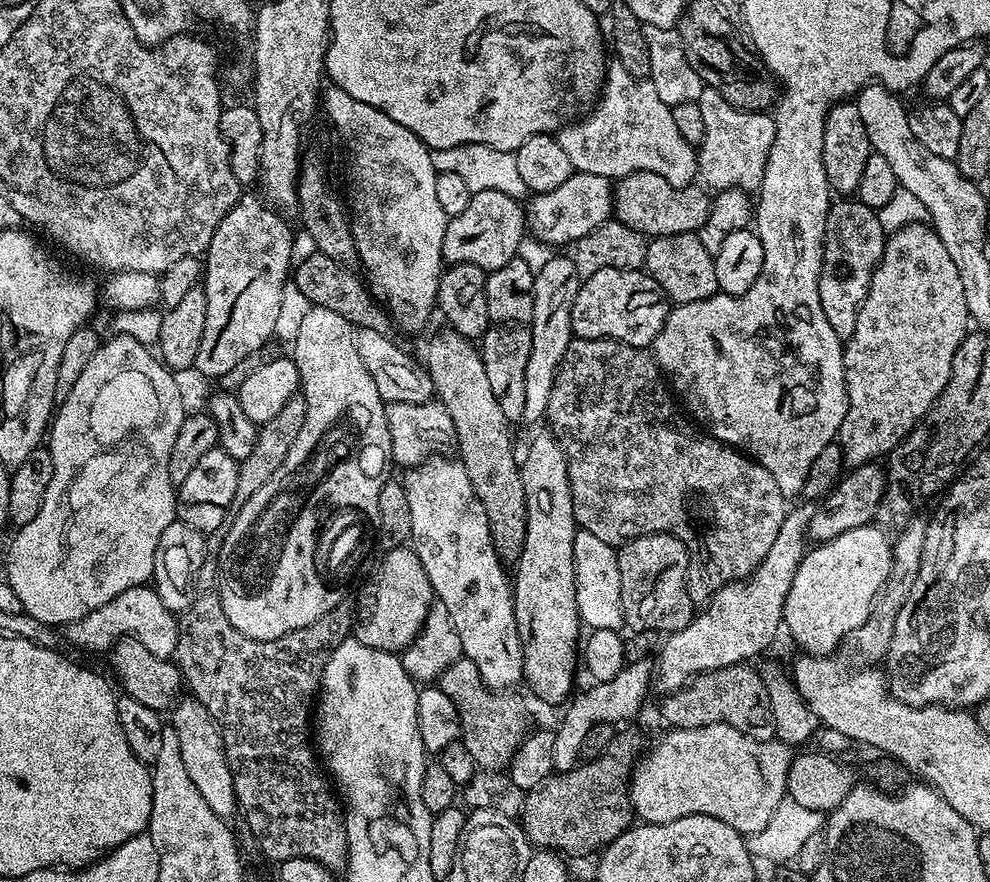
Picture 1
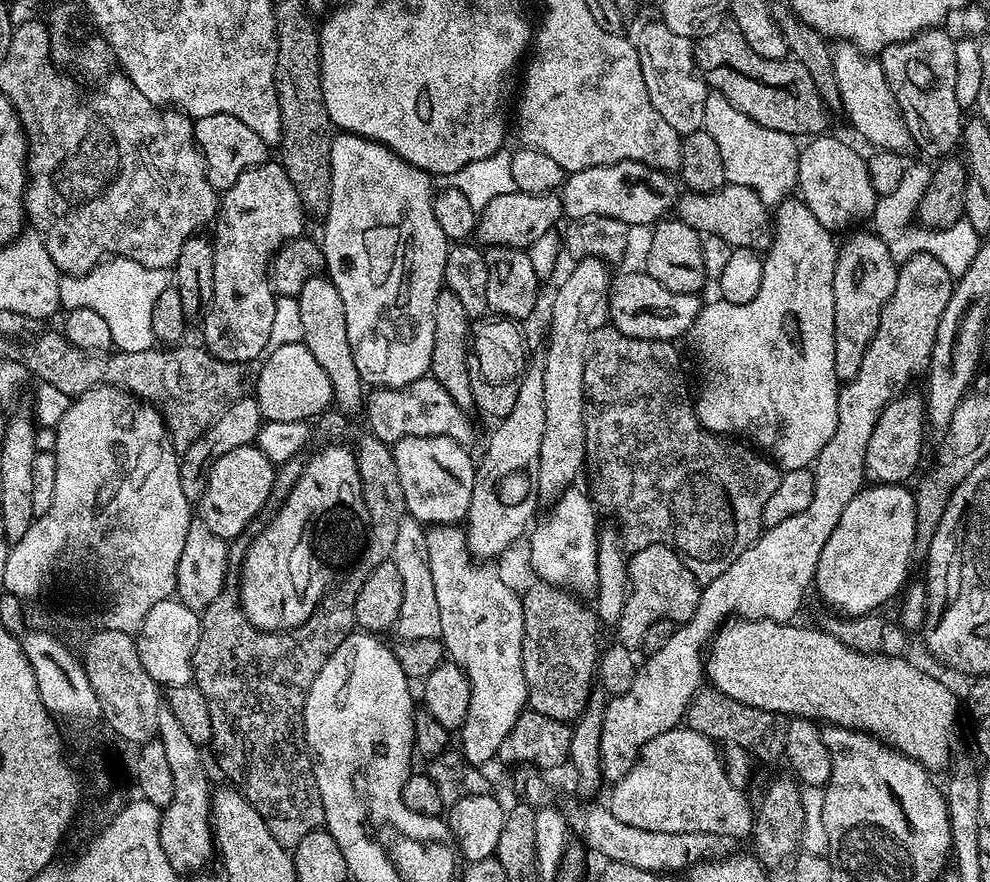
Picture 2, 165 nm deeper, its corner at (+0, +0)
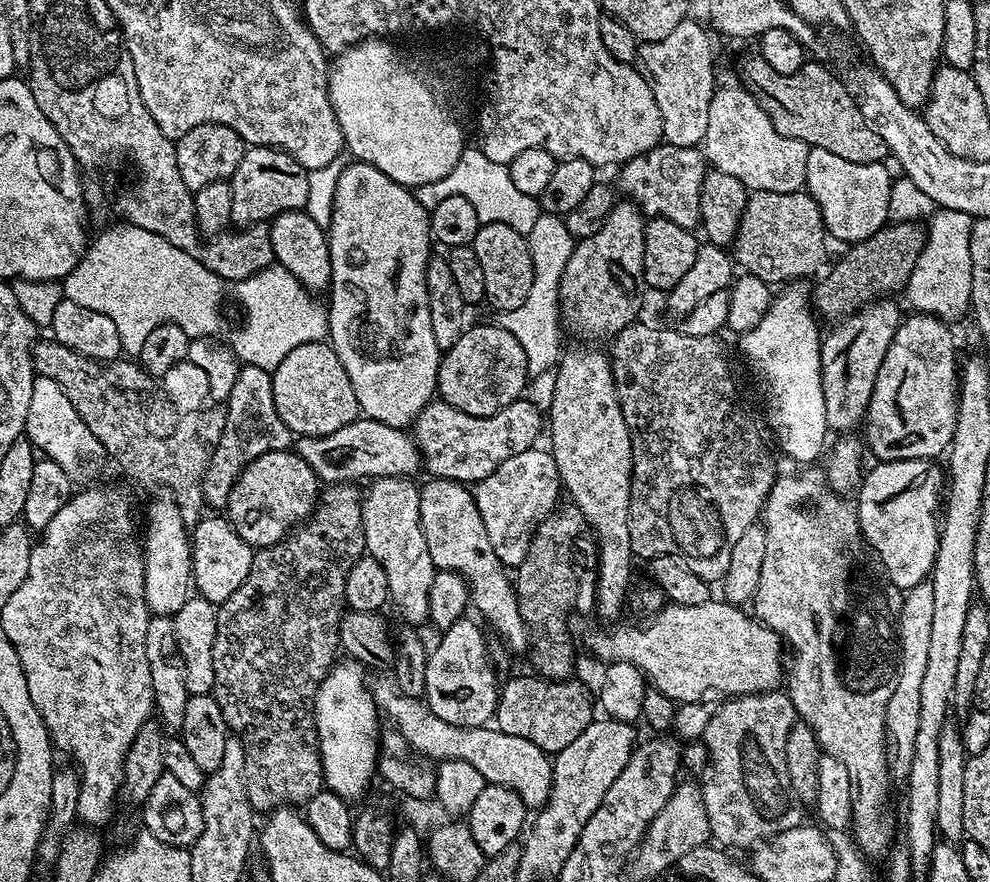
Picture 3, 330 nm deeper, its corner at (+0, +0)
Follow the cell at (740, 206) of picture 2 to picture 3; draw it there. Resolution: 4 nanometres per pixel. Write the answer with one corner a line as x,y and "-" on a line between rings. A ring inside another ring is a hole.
807,191
786,194
752,192
734,241
734,260
739,267
740,264
744,267
741,269
747,275
762,278
762,282
770,286
800,282
805,279
803,276
821,271
824,240
826,233
818,202

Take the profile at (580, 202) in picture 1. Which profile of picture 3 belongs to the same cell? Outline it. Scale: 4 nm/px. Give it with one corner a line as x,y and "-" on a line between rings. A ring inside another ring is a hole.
661,142
657,148
651,148
646,154
635,156
625,164
619,165
620,188
623,195
638,205
640,211
648,218
666,218
678,222
678,226
695,229
700,223
700,203
702,202
702,182
706,171
704,153
699,147
683,148
667,142

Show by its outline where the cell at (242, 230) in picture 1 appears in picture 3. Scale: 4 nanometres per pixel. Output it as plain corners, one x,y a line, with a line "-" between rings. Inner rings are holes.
249,147
245,151
242,162
238,162
238,170
234,170
231,178
232,224
247,226
249,224
262,224
271,222
278,214
289,212
295,208
304,210
309,207
308,195
312,192
310,173
288,152
278,148

